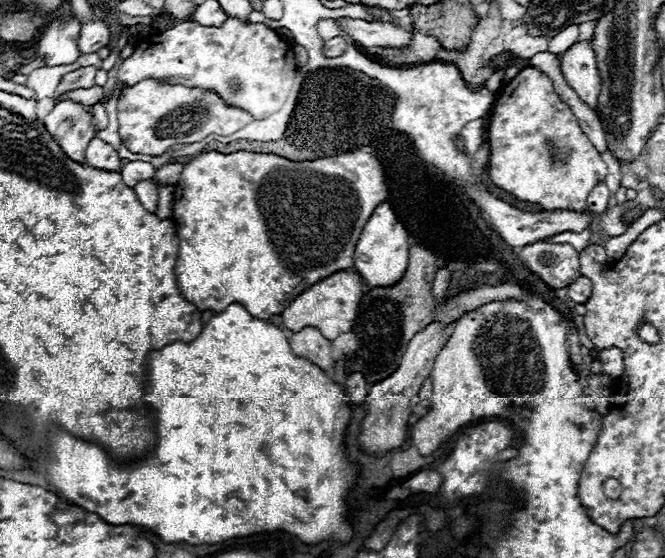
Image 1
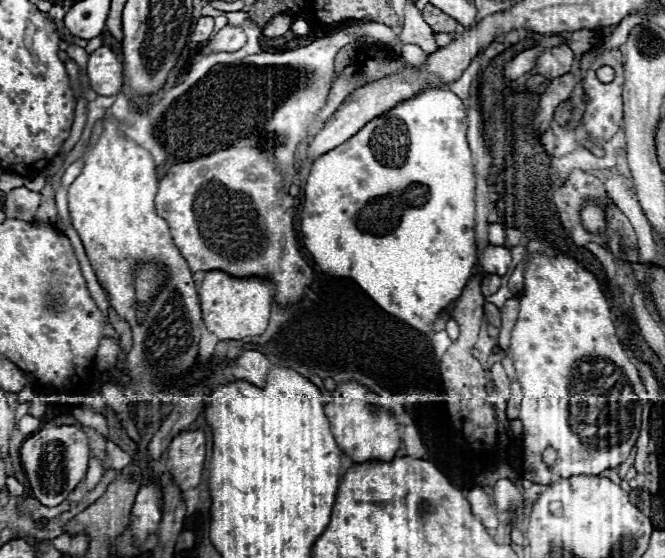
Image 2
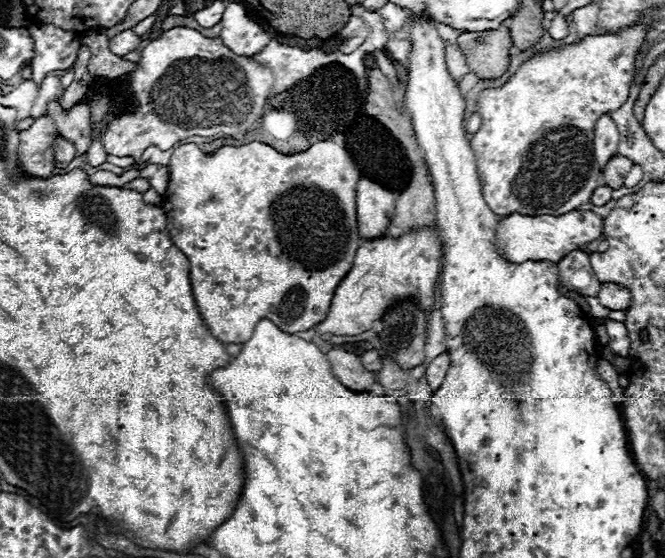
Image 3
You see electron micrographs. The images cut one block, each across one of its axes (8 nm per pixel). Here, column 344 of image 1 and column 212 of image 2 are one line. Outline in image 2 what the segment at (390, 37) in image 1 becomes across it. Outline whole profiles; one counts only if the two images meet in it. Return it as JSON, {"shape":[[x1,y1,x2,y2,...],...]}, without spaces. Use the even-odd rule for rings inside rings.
{"shape":[[202,16,202,18,196,22,192,40,196,40,196,42,208,42,208,38,212,36,212,30,214,30,214,18]]}

